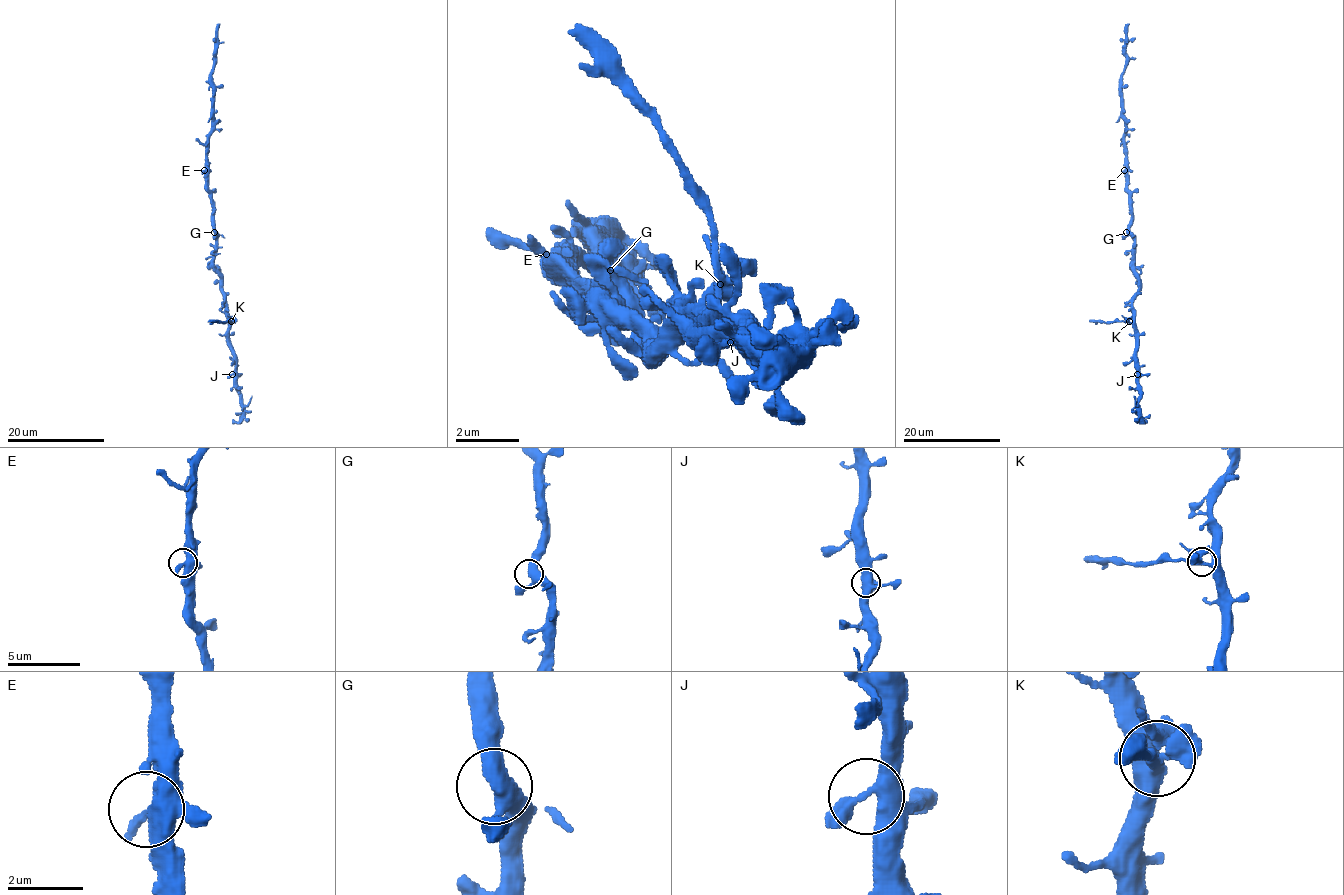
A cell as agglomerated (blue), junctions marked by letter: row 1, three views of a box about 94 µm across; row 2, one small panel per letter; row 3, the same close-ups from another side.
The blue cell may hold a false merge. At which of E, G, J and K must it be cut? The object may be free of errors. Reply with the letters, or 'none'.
K

